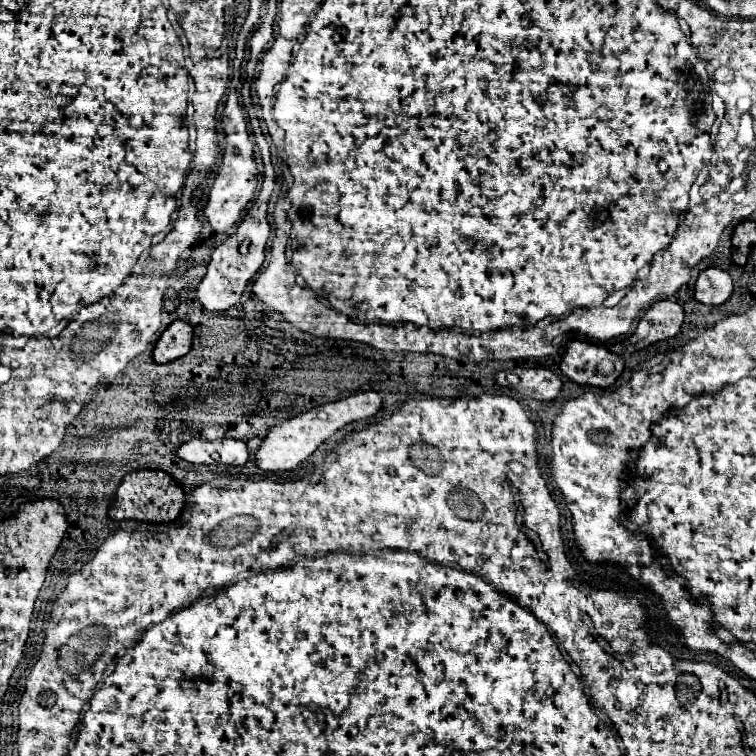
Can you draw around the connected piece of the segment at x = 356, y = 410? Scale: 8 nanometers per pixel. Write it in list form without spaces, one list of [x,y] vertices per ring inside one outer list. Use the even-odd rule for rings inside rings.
[[[359,392],[359,394],[347,396],[343,400],[311,408],[311,410],[307,410],[303,414],[293,416],[287,422],[281,422],[281,424],[273,426],[267,432],[267,436],[263,438],[259,450],[253,454],[253,460],[261,470],[293,470],[305,458],[309,458],[317,450],[317,446],[323,440],[327,440],[331,434],[335,434],[339,428],[343,428],[349,422],[369,418],[379,408],[381,408],[381,396],[377,392]]]

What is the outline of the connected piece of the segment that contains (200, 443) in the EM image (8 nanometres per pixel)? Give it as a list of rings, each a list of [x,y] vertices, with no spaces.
[[[201,440],[183,442],[175,454],[191,464],[233,464],[243,466],[249,460],[249,450],[241,440]]]

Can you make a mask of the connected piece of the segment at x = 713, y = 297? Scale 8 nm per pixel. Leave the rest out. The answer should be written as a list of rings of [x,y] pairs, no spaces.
[[[709,266],[707,270],[703,270],[695,282],[695,294],[693,298],[701,304],[723,304],[733,292],[733,282],[731,276],[717,268],[717,266]]]

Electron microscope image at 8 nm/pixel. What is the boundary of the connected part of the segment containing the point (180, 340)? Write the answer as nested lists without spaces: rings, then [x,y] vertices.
[[[175,320],[157,340],[153,350],[153,362],[165,364],[185,356],[191,350],[191,340],[193,340],[193,328],[183,320]]]

